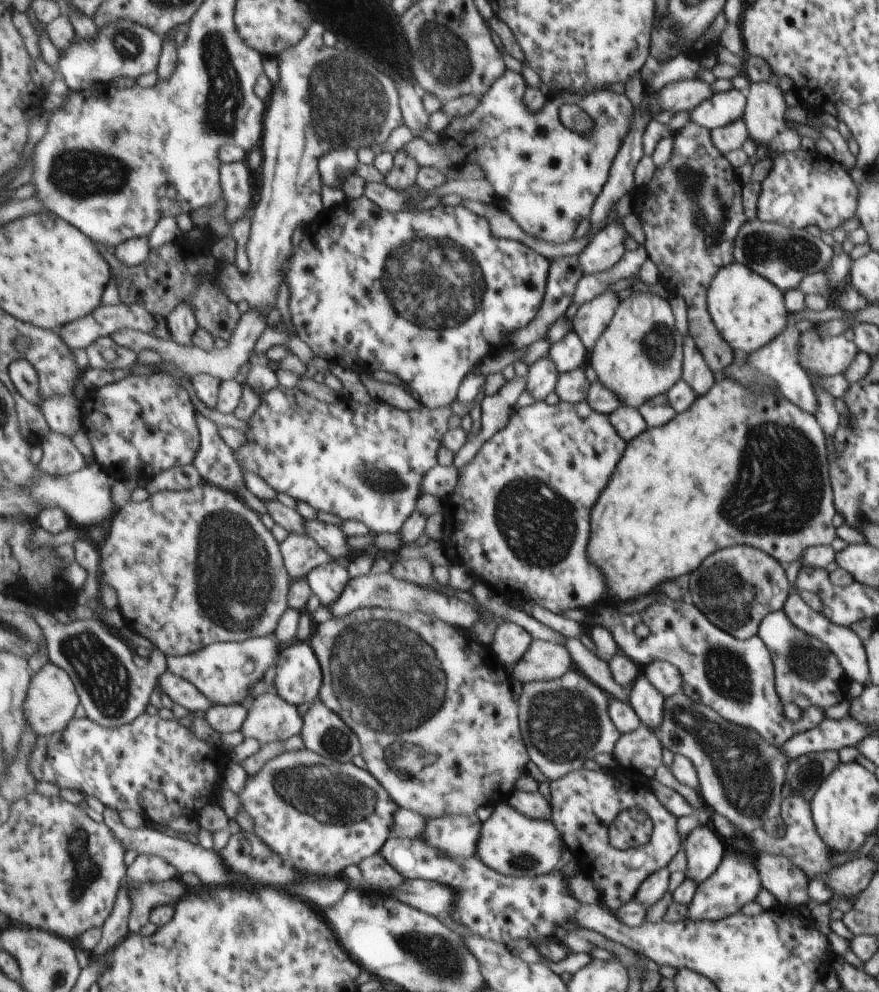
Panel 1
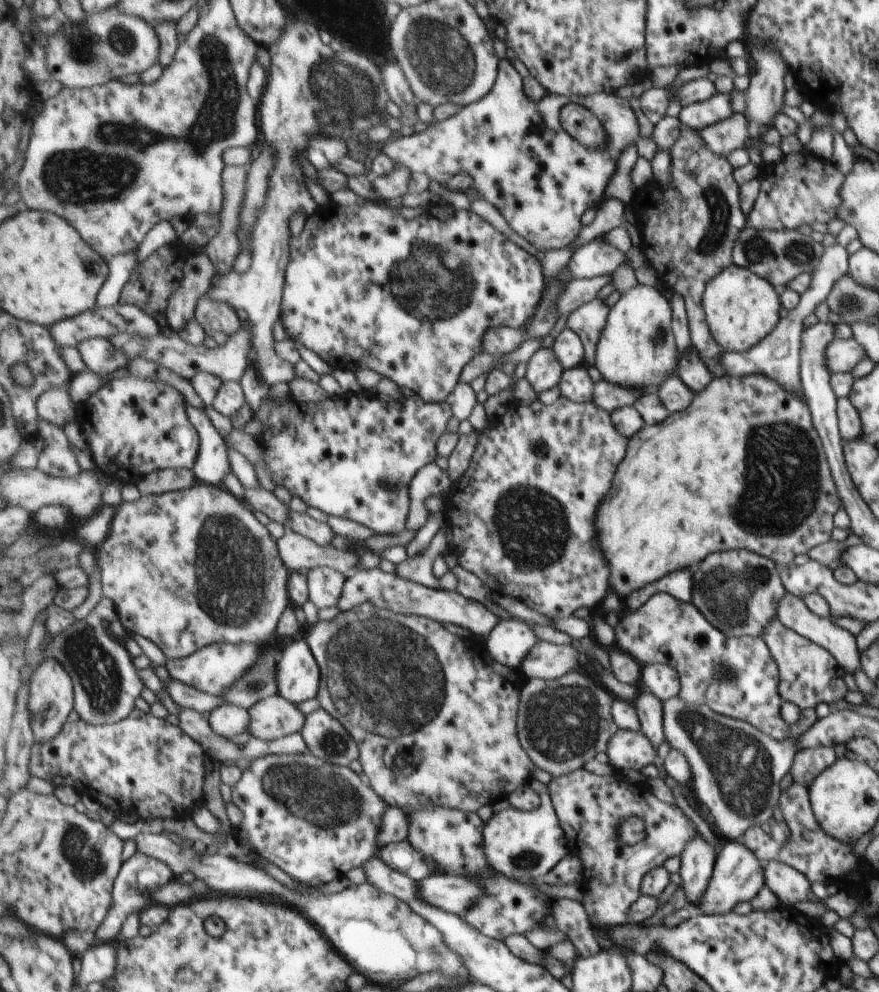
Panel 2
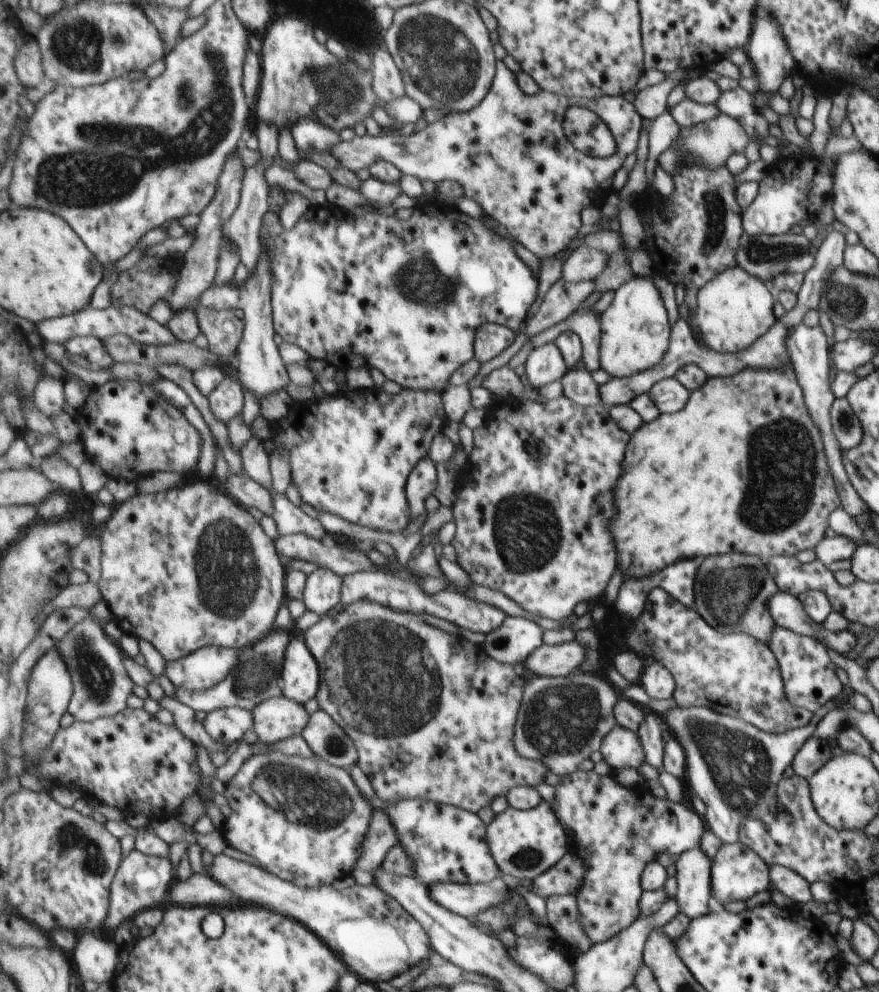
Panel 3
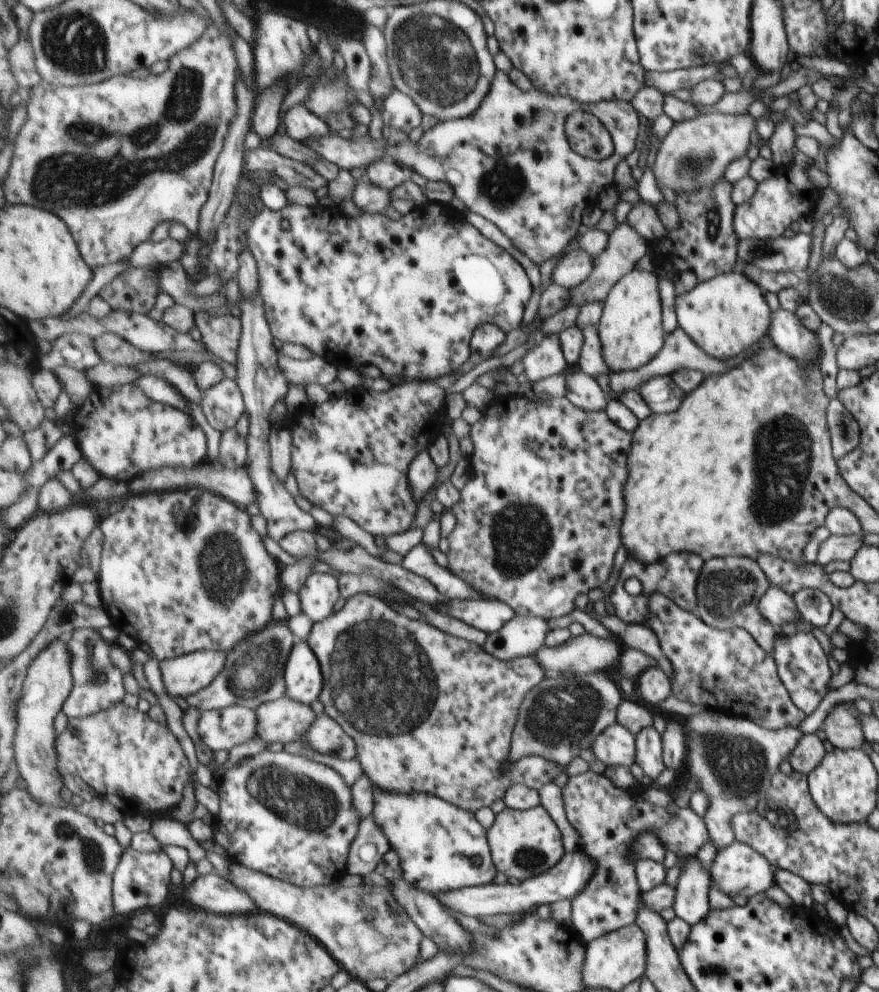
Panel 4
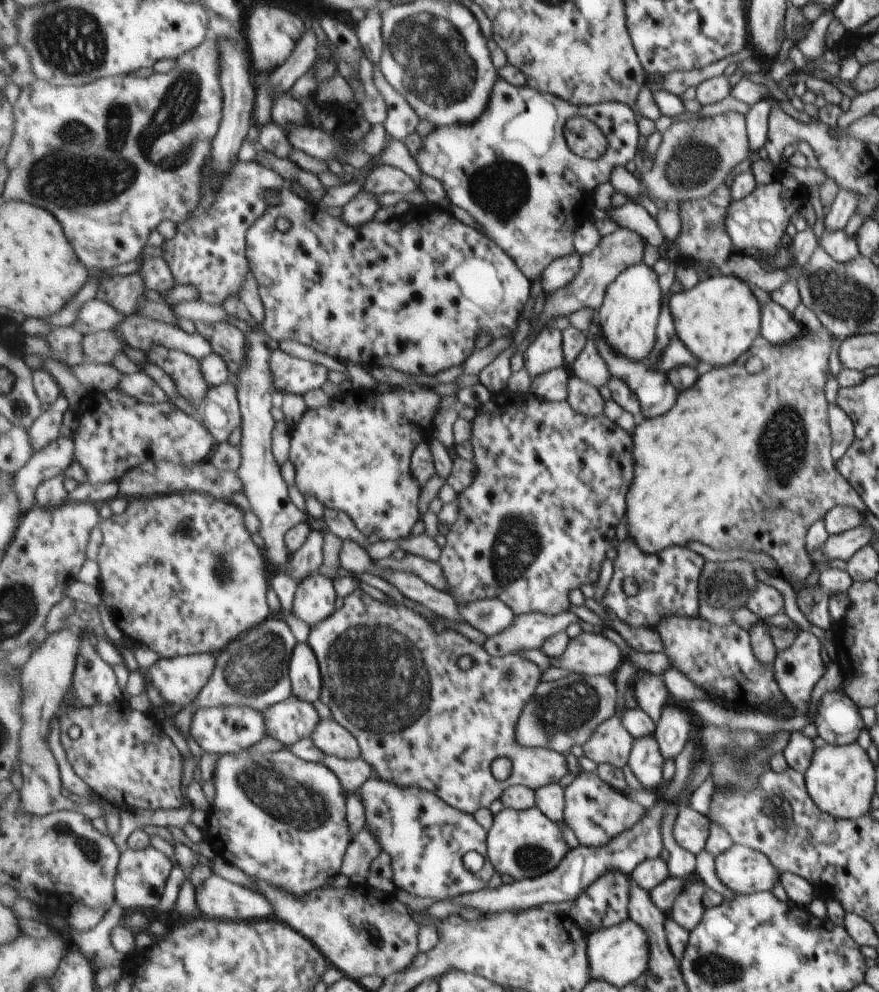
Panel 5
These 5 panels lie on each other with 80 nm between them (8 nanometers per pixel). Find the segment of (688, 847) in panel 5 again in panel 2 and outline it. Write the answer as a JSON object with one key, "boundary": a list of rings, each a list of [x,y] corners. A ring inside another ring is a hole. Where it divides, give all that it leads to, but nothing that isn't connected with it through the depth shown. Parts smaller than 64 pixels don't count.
{"boundary":[[[579,769],[553,778],[549,788],[560,825],[569,840],[569,848],[573,850],[571,854],[583,860],[583,880],[587,890],[583,904],[595,928],[595,934],[611,940],[608,936],[609,929],[631,923],[629,911],[642,895],[641,887],[645,875],[654,868],[661,867],[668,859],[680,856],[685,843],[697,835],[695,827],[679,807],[657,800],[650,790],[641,790],[639,786],[627,784],[625,780],[618,782],[612,776]]]}

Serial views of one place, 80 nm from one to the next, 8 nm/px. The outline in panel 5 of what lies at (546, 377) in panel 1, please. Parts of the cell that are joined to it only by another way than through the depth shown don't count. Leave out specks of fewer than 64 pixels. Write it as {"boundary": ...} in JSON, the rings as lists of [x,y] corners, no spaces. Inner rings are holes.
{"boundary":[[[550,328],[539,332],[523,353],[524,366],[533,379],[565,364],[562,331]]]}

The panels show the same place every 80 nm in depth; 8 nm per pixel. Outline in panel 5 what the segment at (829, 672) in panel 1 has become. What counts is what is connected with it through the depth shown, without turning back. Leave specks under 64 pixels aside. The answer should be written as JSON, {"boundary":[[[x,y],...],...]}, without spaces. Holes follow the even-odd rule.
{"boundary":[[[797,631],[792,644],[783,650],[776,651],[774,661],[772,662],[772,673],[774,679],[780,687],[780,691],[786,696],[790,705],[794,708],[796,714],[805,715],[809,696],[813,690],[813,684],[823,676],[826,668],[823,668],[821,662],[821,652],[819,652],[819,640],[811,631]]]}

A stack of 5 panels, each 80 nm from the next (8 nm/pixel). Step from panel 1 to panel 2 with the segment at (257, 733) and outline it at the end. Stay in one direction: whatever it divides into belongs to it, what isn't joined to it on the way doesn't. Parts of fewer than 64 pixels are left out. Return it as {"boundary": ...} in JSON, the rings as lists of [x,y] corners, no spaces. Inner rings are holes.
{"boundary":[[[280,693],[264,698],[250,709],[248,732],[264,741],[274,741],[287,735],[299,733],[307,716],[301,714],[296,704]]]}

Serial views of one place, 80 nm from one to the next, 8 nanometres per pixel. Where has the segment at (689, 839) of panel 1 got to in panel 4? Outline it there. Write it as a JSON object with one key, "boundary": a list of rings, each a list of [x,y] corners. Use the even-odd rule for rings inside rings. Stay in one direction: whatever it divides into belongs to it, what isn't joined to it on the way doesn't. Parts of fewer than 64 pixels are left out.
{"boundary":[[[695,856],[689,857],[680,868],[672,896],[672,908],[675,917],[684,920],[692,927],[708,914],[709,892],[712,887],[708,870],[697,861]]]}

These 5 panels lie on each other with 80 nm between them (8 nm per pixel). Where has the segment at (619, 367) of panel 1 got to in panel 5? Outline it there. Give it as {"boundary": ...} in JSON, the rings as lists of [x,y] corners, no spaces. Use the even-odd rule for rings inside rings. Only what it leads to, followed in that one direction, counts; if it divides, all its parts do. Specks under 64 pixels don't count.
{"boundary":[[[644,263],[628,268],[615,282],[609,285],[602,307],[598,312],[598,321],[605,340],[625,358],[639,362],[648,362],[655,344],[655,326],[659,316],[658,276]]]}

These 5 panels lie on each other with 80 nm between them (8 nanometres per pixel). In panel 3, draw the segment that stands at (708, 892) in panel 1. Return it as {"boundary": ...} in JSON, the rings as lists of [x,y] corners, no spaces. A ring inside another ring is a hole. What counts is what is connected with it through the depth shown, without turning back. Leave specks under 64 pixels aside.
{"boundary":[[[739,841],[721,843],[710,862],[711,895],[719,904],[731,901],[744,901],[770,886],[767,880],[767,866],[763,859],[746,845]]]}

